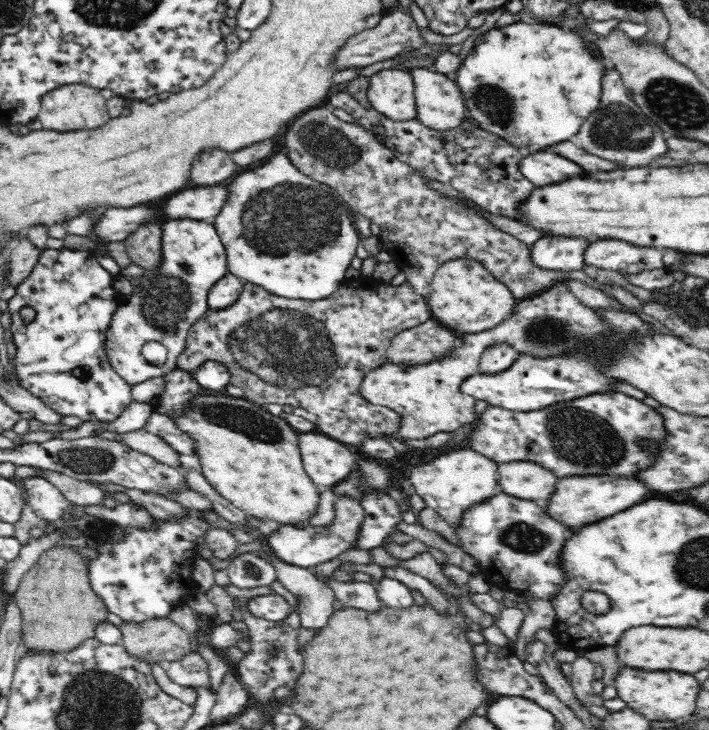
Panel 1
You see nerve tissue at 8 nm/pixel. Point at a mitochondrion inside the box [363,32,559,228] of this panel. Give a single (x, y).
(496, 103)

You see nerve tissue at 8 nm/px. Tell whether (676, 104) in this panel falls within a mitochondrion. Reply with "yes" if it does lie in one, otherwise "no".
yes

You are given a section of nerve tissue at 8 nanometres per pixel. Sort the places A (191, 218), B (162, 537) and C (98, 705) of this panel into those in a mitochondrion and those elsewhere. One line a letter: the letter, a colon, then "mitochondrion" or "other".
A: other
B: other
C: mitochondrion

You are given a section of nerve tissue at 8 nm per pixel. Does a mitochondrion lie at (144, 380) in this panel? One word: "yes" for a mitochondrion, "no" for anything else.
no

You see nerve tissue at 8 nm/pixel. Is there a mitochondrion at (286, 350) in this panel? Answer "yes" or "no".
yes

